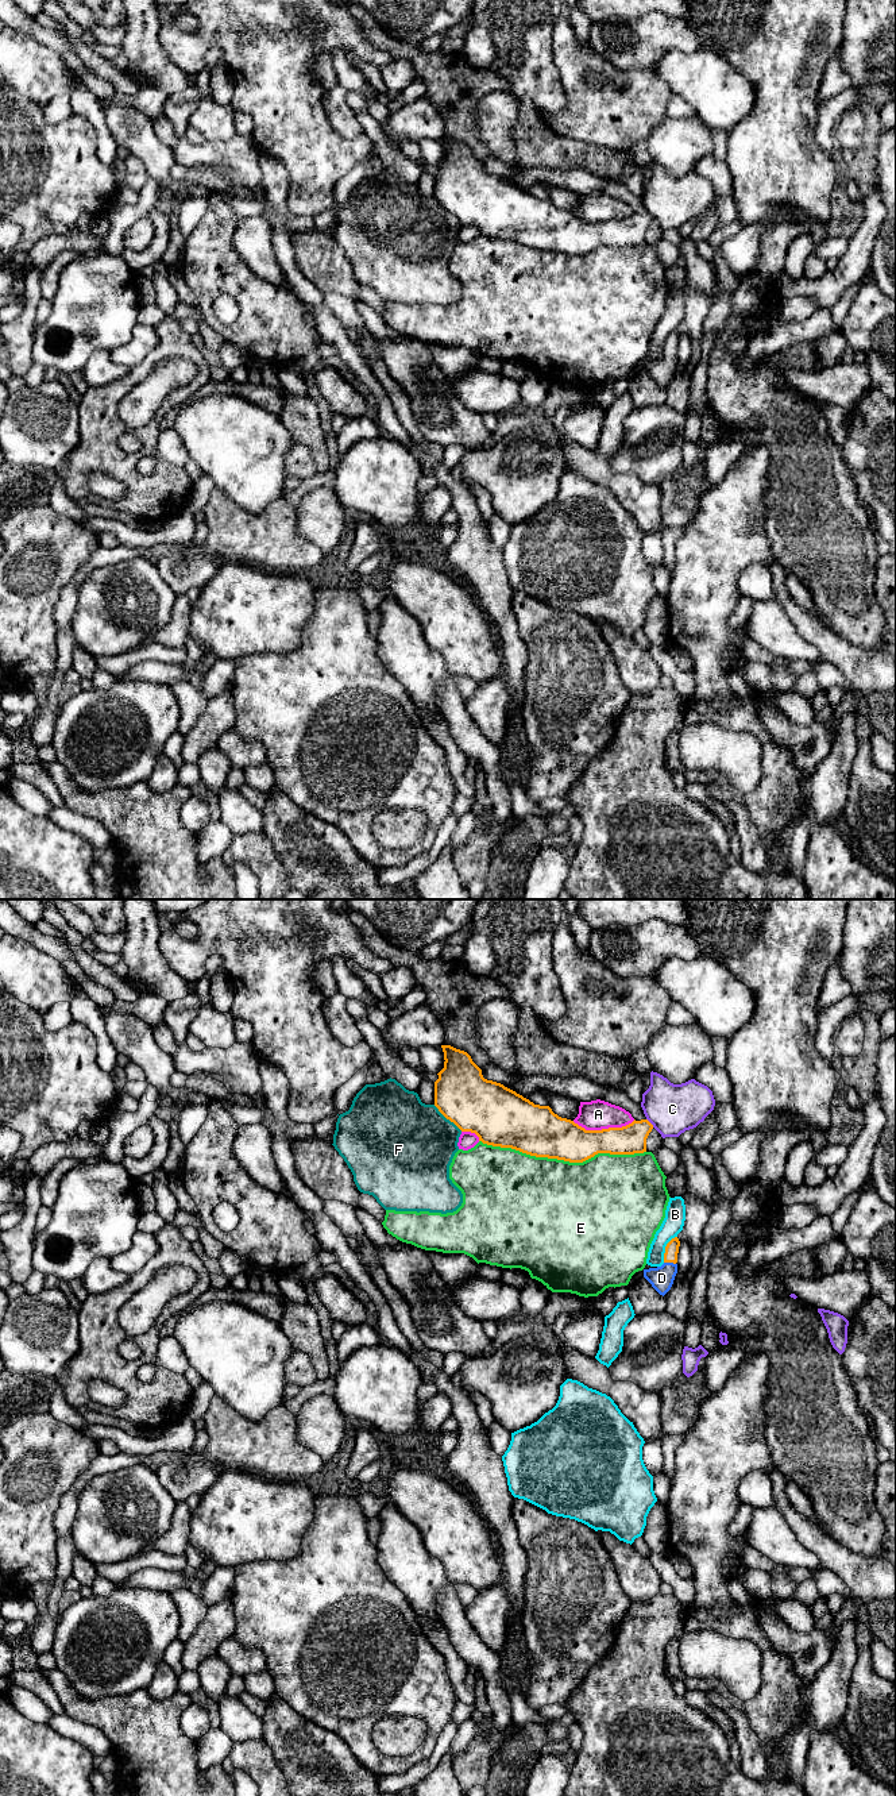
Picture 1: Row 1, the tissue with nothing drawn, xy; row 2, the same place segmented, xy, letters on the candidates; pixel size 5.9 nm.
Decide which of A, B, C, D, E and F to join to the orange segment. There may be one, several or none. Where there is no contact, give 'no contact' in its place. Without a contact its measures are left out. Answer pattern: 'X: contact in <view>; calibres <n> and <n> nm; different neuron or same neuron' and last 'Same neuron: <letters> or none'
A: contact in xy; calibres 240 and 180 nm; different neuron
B: contact in xy; calibres 80 and 130 nm; different neuron
C: contact in xy; calibres 180 and 300 nm; different neuron
D: contact in xy; calibres 80 and 140 nm; same neuron
E: contact in xy; calibres 300 and 480 nm; different neuron
F: contact in xy; calibres 340 and 480 nm; different neuron
Same neuron: D

